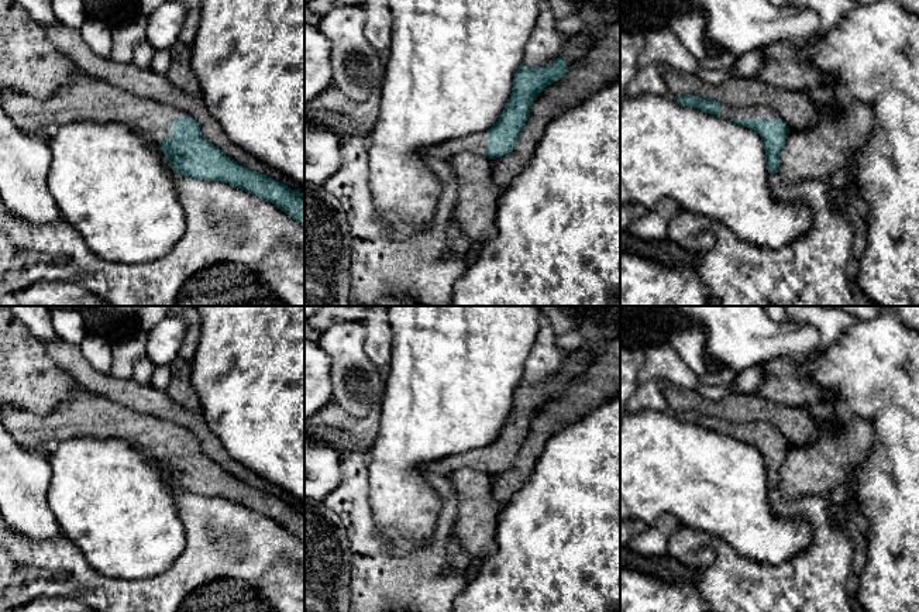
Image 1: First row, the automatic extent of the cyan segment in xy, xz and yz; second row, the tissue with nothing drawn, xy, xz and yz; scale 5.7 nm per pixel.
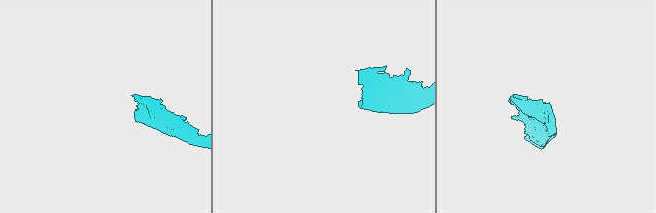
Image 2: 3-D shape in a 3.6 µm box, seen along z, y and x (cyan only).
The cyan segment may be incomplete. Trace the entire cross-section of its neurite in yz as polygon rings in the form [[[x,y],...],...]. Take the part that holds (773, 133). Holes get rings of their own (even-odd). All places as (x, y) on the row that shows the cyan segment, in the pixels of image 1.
[[[692,94],[678,96],[675,99],[682,106],[695,107],[703,113],[734,121],[736,124],[757,131],[765,149],[768,172],[778,172],[779,155],[784,149],[789,130],[774,109],[768,106],[734,109],[720,102],[706,100]]]

